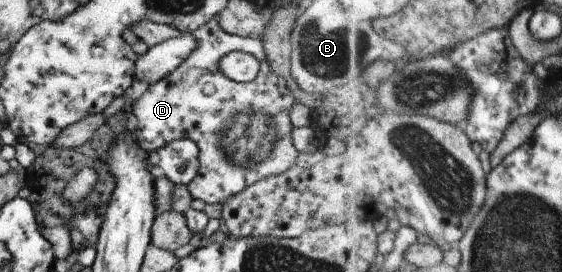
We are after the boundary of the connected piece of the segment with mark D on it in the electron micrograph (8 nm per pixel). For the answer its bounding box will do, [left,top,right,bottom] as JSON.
[130,18,299,205]

